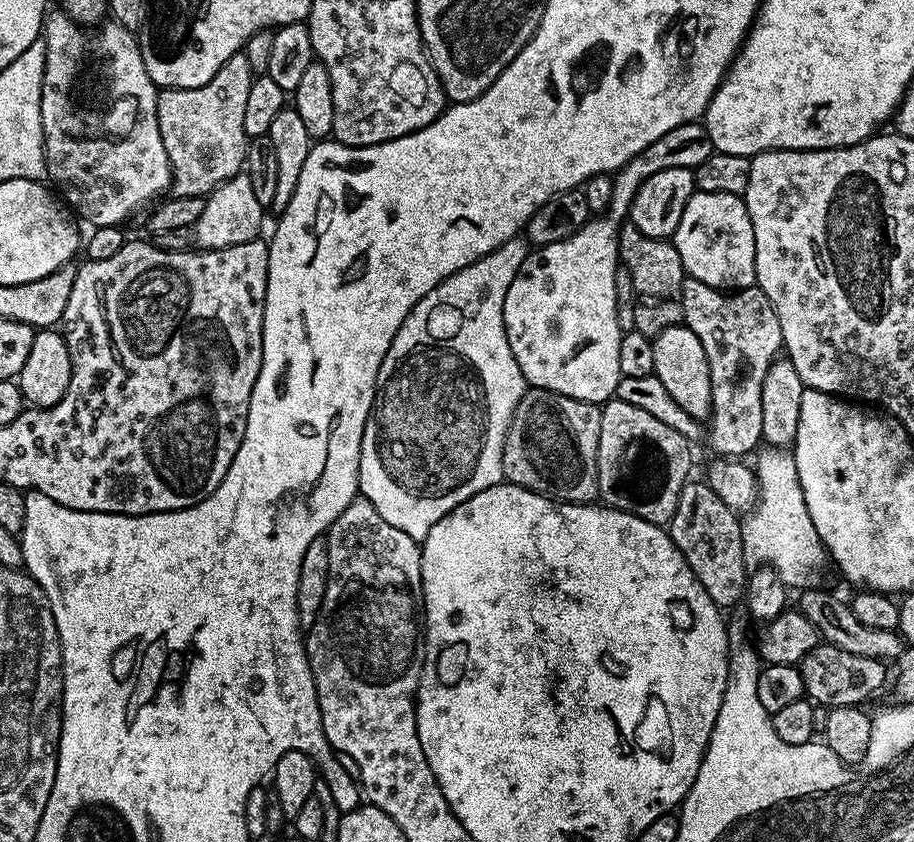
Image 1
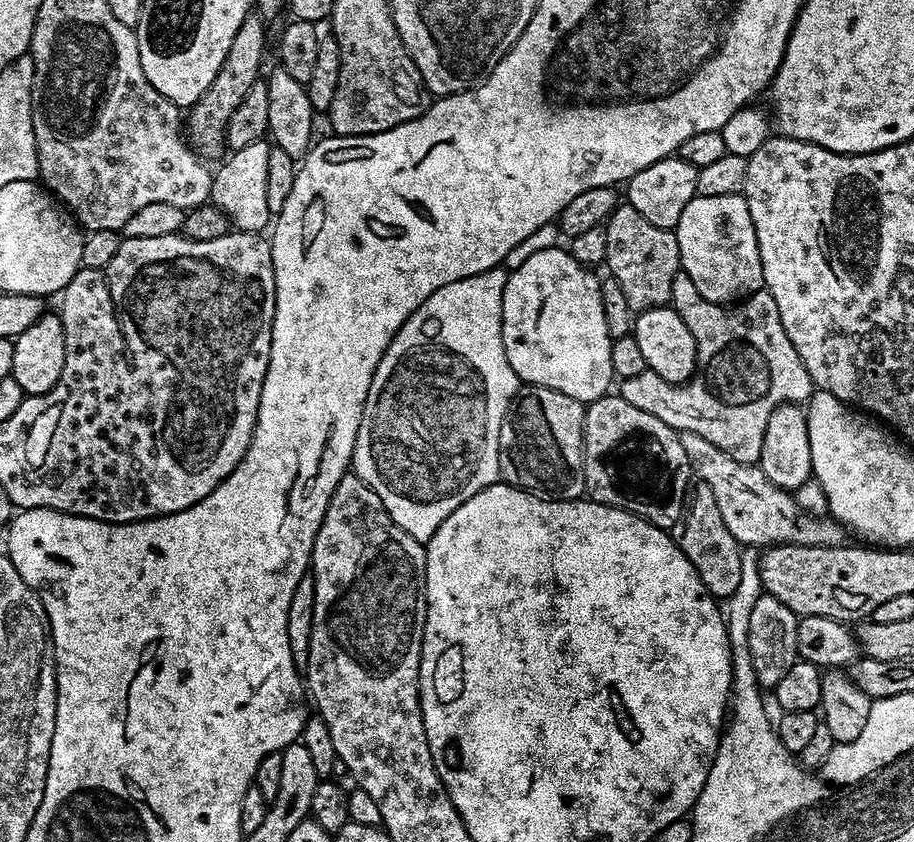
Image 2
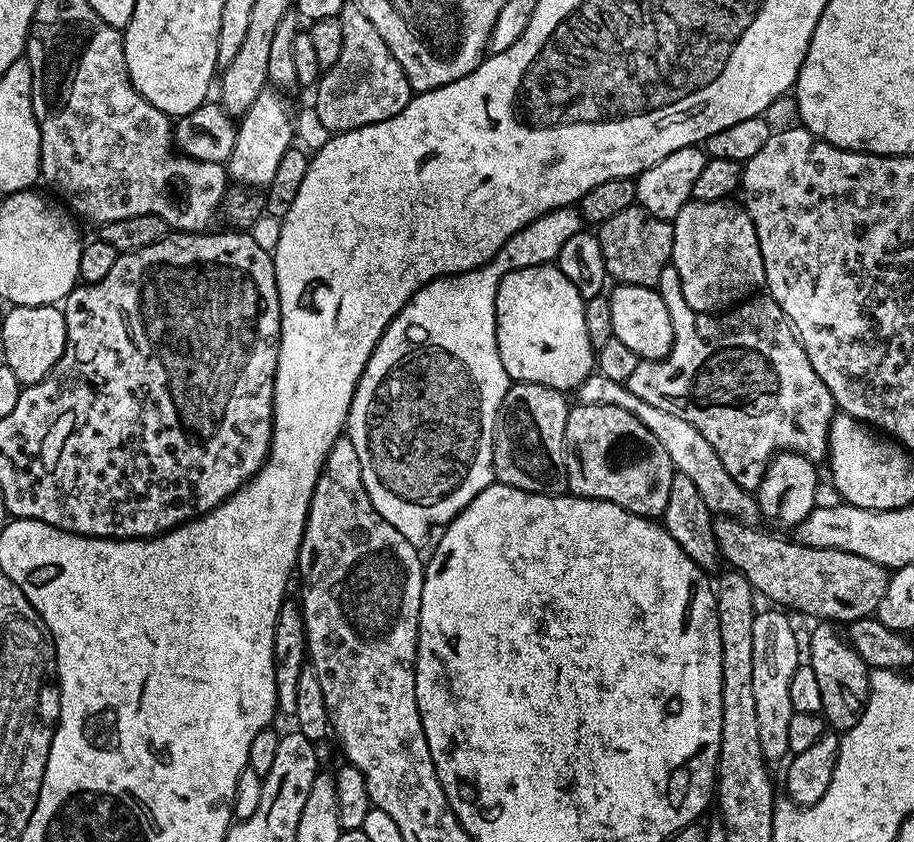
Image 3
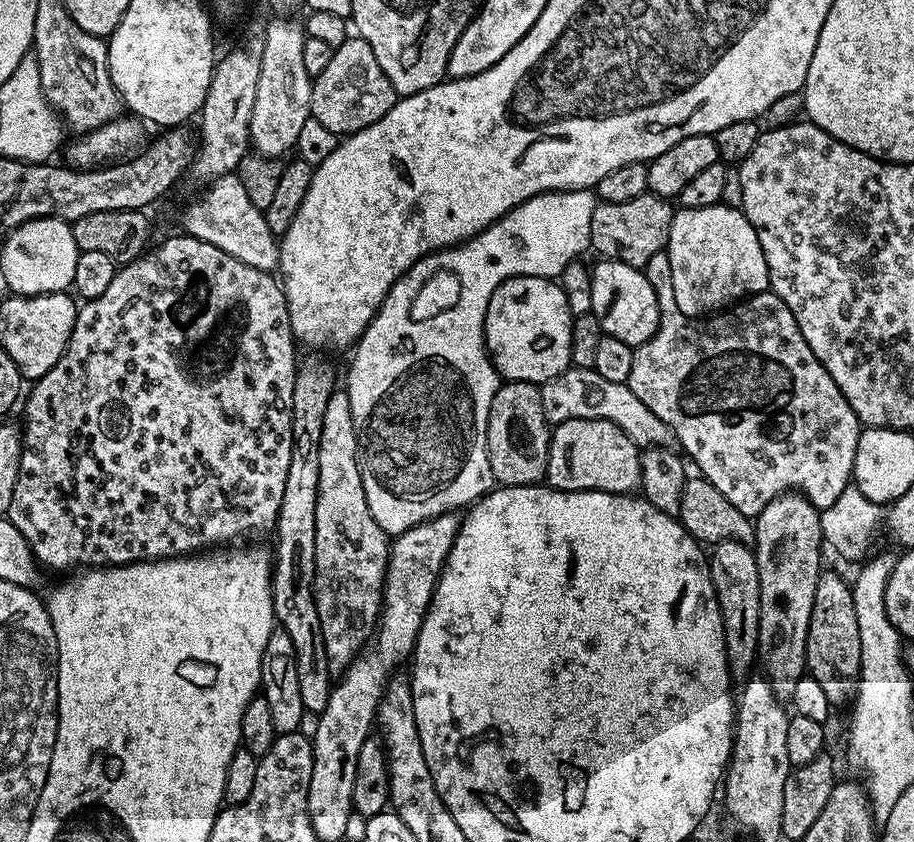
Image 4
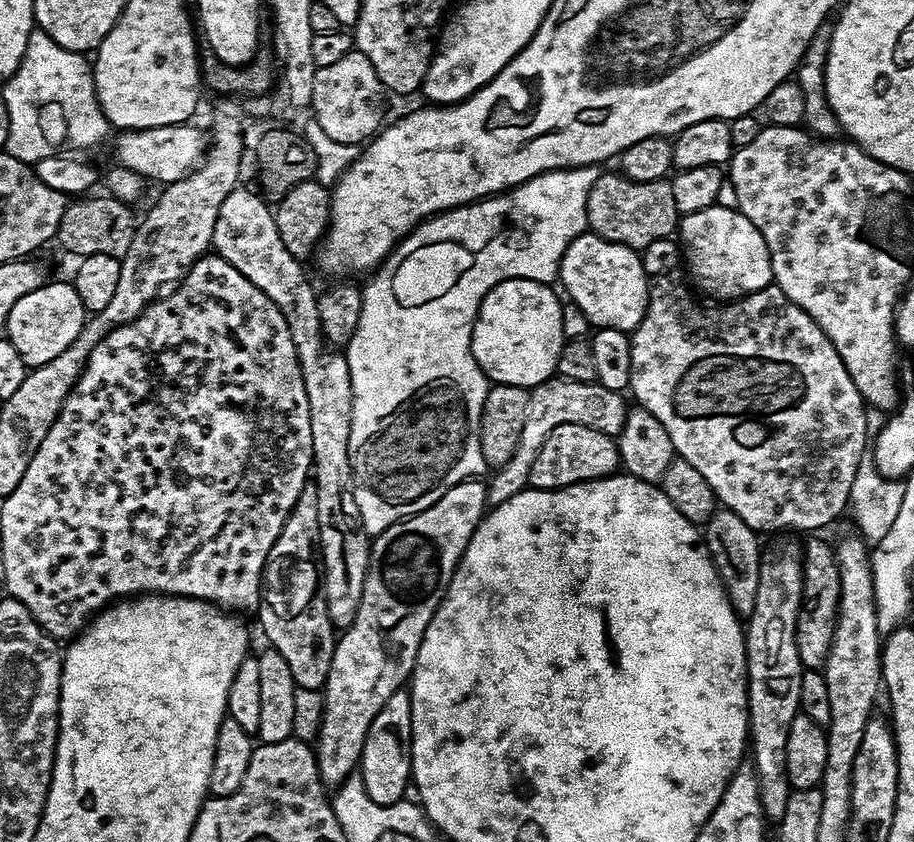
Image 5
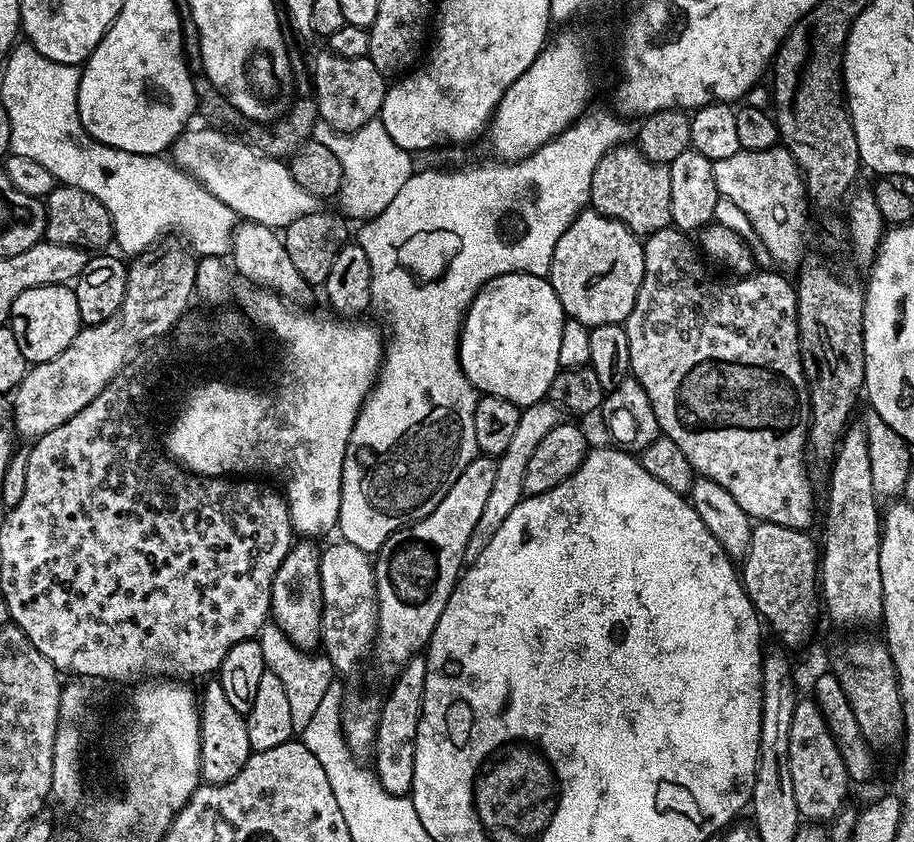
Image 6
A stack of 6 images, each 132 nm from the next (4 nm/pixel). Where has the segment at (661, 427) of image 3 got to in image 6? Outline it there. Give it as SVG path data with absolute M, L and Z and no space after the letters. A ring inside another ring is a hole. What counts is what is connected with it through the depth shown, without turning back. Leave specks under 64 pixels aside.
M551 402L531 404L529 408L521 411L518 418L518 427L511 438L510 446L506 446L504 453L496 460L494 487L490 489L490 495L486 498L486 506L482 506L482 514L470 534L469 557L475 558L478 554L482 554L482 550L486 550L486 542L490 542L490 538L494 538L494 534L498 534L498 526L502 526L502 522L506 522L510 510L514 510L514 506L518 506L518 502L524 499L526 462L530 462L530 454L534 454L538 442L542 442L542 438L546 438L548 431L555 424L561 423L561 420L560 409L554 407Z

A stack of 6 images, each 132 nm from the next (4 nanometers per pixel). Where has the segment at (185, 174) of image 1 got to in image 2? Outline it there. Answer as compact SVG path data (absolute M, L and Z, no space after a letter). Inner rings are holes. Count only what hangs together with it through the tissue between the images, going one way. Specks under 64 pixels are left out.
M249 14L232 34L232 41L226 50L224 61L216 72L216 77L208 82L208 88L186 112L186 139L201 157L216 156L226 148L226 129L234 110L242 102L246 90L261 79L260 63L264 60L265 21L259 15Z

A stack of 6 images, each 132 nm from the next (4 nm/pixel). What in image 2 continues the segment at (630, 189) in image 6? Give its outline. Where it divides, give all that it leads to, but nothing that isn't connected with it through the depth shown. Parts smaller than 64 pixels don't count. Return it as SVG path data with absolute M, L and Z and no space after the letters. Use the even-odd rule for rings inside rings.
M630 202L621 203L603 227L606 230L604 264L607 275L613 276L622 286L622 294L626 294L633 314L671 305L672 283L682 270L675 231L642 218Z

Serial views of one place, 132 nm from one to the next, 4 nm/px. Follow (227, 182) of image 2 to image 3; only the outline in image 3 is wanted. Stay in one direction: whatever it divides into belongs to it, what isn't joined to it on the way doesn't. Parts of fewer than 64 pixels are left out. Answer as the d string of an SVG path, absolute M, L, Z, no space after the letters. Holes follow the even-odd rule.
M266 90L254 98L244 115L239 117L234 138L234 150L230 154L226 171L237 185L253 190L267 189L278 170L278 162L286 150L294 144L294 112L284 101L285 93Z

